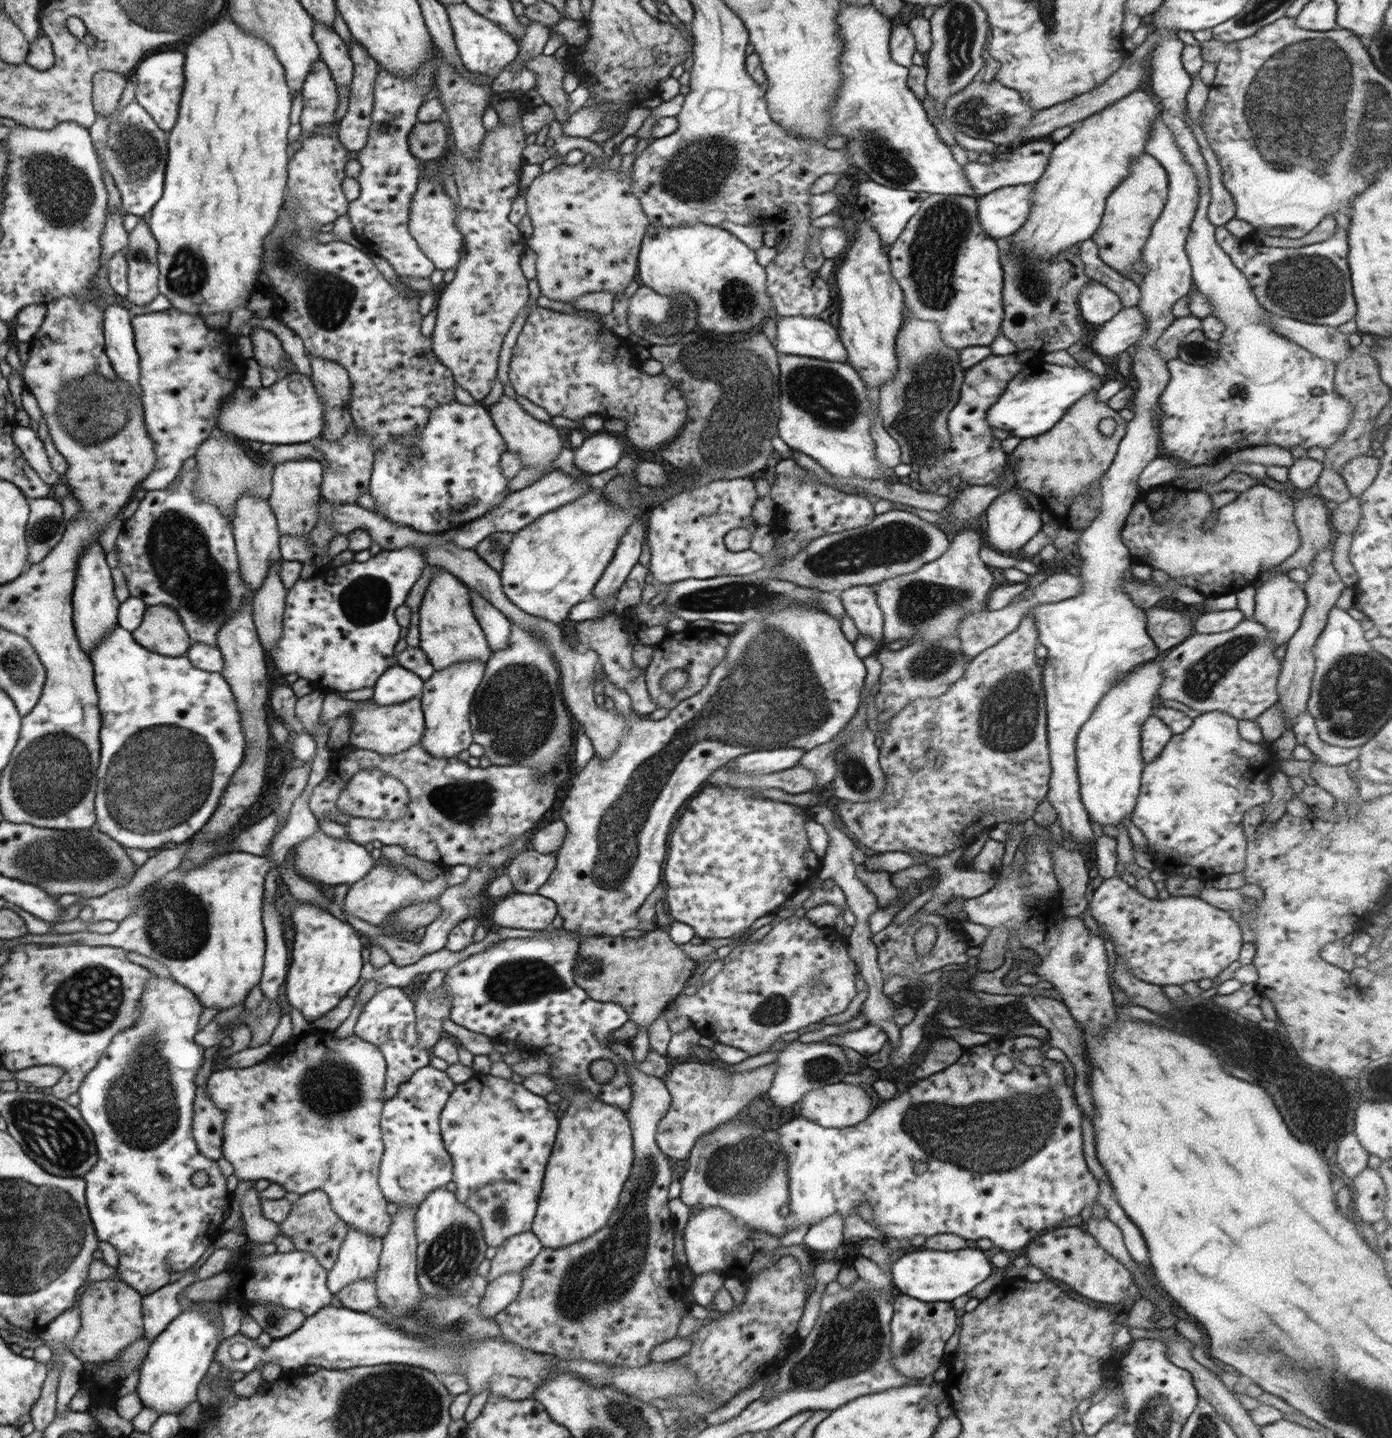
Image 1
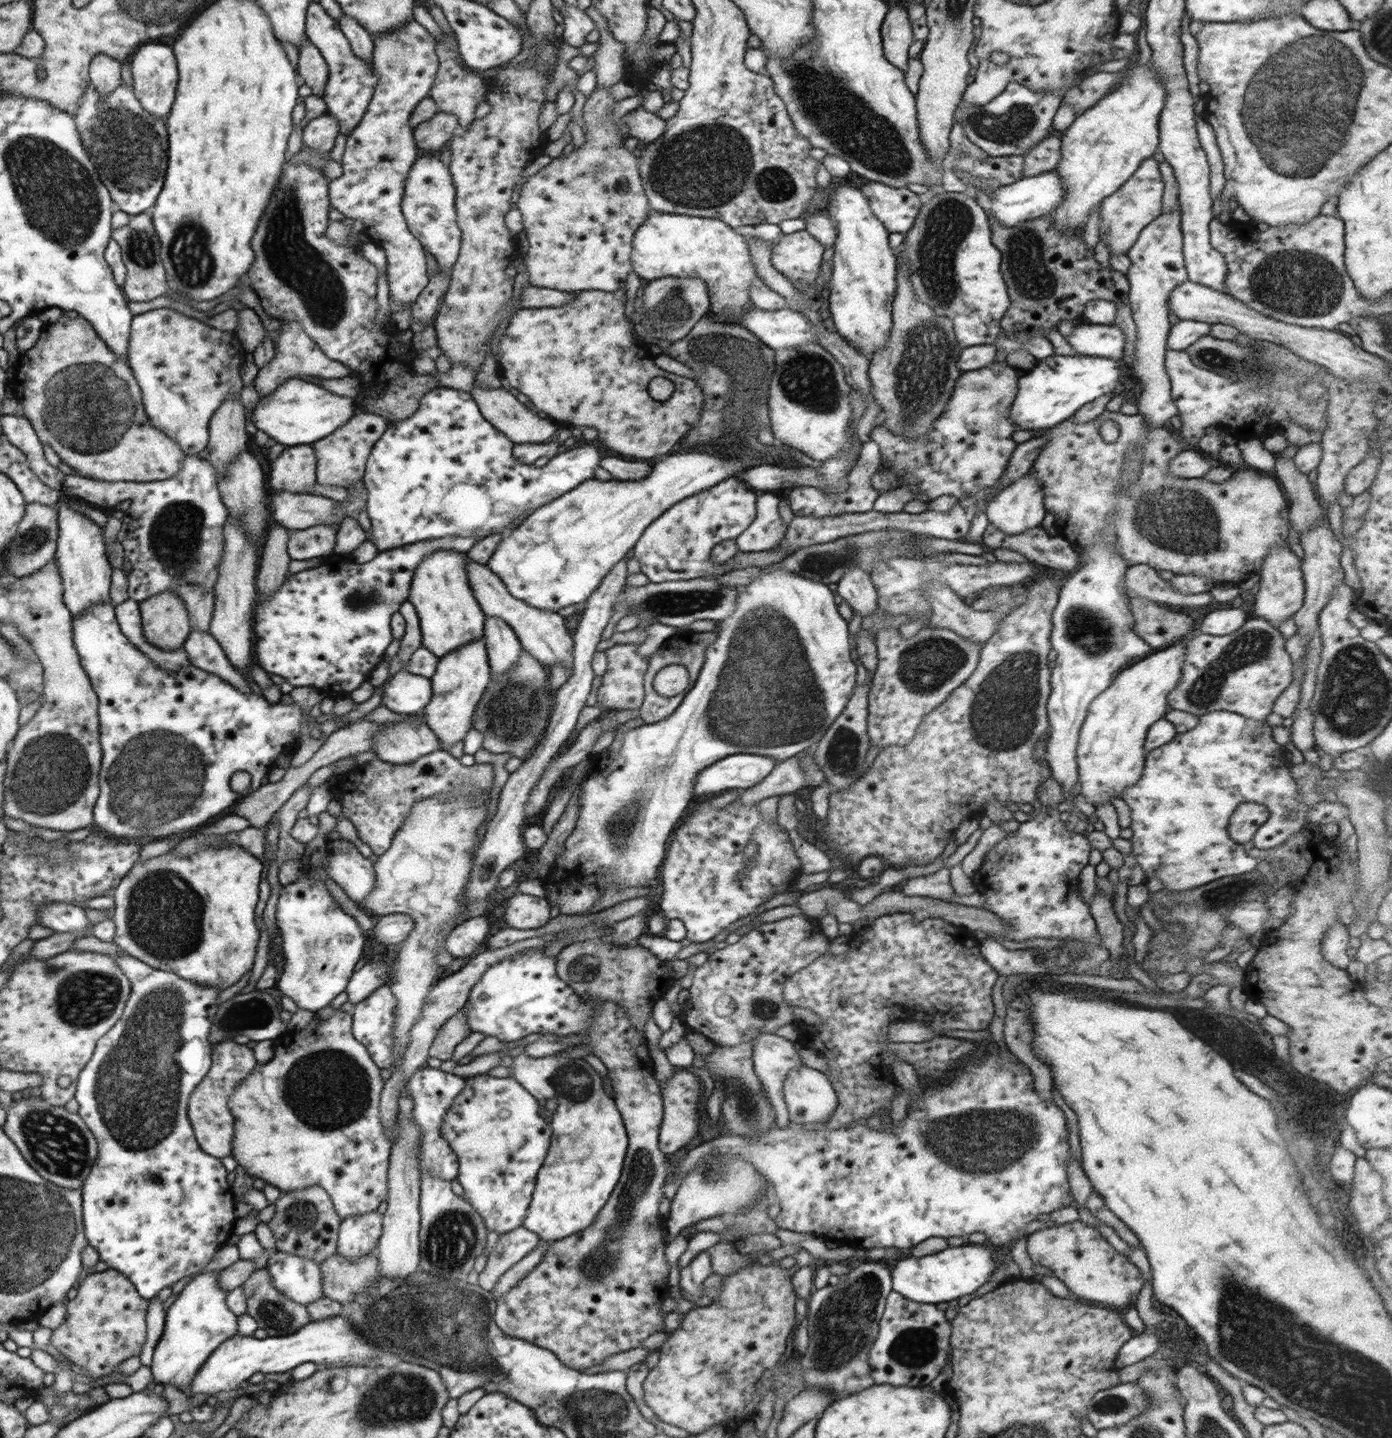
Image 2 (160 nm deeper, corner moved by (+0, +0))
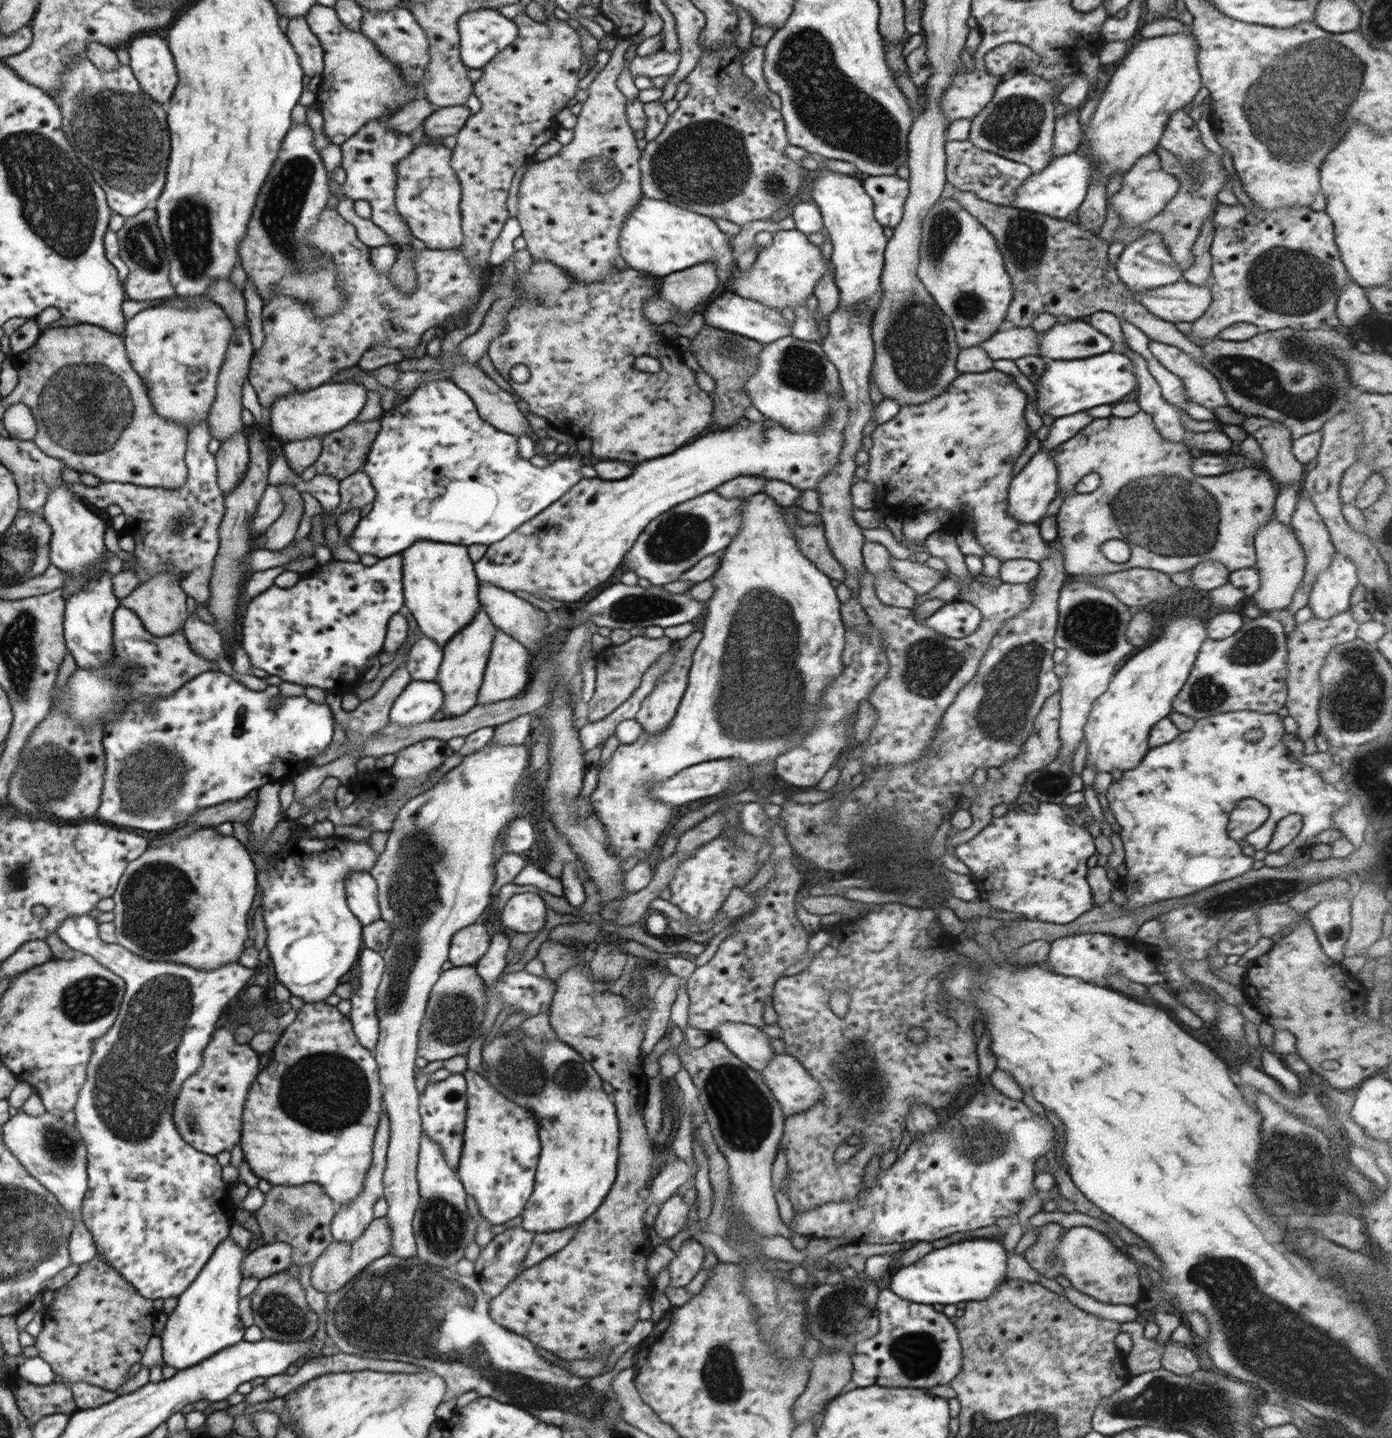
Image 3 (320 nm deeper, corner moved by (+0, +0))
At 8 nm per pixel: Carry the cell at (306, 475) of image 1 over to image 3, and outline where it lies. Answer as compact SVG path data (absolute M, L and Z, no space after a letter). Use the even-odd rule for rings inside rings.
M308 437L304 440L286 442L283 449L284 462L300 476L300 474L315 464L320 456L323 445L323 437Z

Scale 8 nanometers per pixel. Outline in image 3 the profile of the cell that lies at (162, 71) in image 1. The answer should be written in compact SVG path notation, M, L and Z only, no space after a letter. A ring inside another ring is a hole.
M142 36L132 40L127 49L130 66L144 90L157 103L167 103L178 82L170 46L158 36Z

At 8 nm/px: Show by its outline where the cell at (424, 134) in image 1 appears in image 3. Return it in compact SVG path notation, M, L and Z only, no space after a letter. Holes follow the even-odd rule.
M466 105L439 107L424 121L425 137L445 138L457 134L470 115L471 110Z

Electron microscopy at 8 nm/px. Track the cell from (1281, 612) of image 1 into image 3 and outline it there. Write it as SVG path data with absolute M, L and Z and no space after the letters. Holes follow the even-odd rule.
M1276 516L1268 519L1257 531L1254 537L1257 568L1261 578L1259 589L1253 594L1256 607L1260 610L1277 611L1288 608L1293 594L1302 584L1305 575L1306 557L1303 546L1299 543L1295 530L1280 522Z

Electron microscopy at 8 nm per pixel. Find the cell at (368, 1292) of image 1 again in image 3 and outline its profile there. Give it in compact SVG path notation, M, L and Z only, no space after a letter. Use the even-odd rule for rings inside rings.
M386 1217L374 1218L365 1228L365 1231L350 1244L346 1242L332 1242L321 1256L311 1265L311 1288L318 1292L333 1293L339 1291L346 1283L350 1282L365 1266L374 1260L388 1255L392 1231Z

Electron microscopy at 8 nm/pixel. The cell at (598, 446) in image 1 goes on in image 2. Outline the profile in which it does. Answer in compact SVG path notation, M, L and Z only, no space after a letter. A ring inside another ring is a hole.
M436 387L434 390L427 392L427 394L419 400L418 408L416 412L412 413L412 416L404 420L397 420L393 423L394 424L387 426L387 431L382 434L372 447L362 478L368 491L364 509L367 510L371 522L371 528L369 532L367 532L367 539L375 544L378 552L400 548L401 546L424 540L434 540L448 536L461 536L462 538L477 536L479 540L492 534L505 533L505 528L507 528L509 524L512 524L515 518L522 516L523 512L527 512L527 510L532 510L533 512L537 508L552 502L555 498L570 492L585 480L594 478L594 470L600 466L600 461L604 458L604 456L600 457L600 450L598 450L598 448L594 448L594 446L582 446L574 449L570 448L564 453L553 456L543 468L537 467L534 464L522 464L513 457L514 443L502 432L496 431L496 428L491 422L488 422L488 420L482 416L471 393L453 388Z

